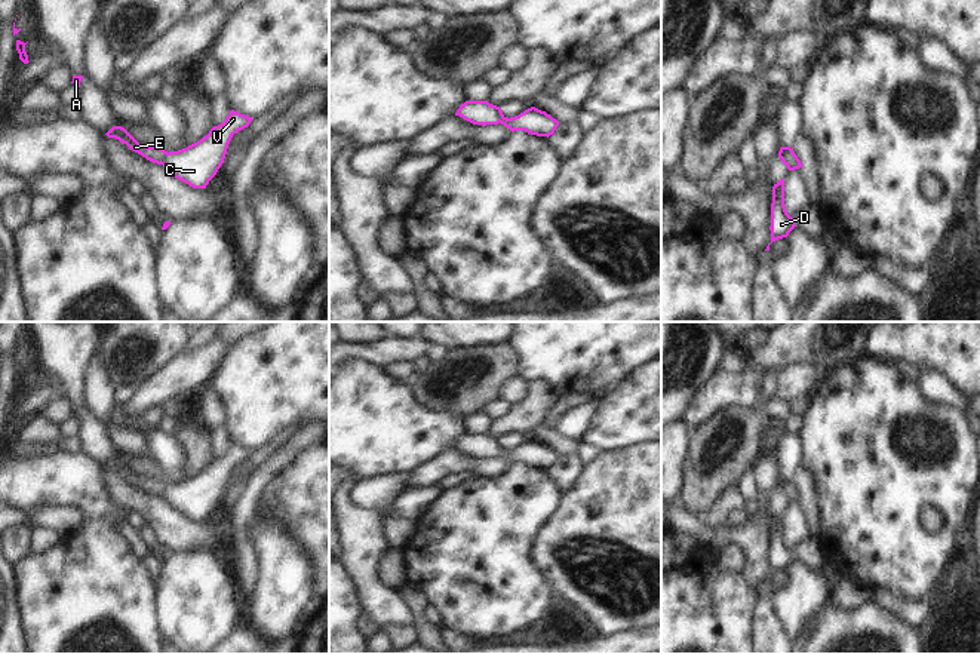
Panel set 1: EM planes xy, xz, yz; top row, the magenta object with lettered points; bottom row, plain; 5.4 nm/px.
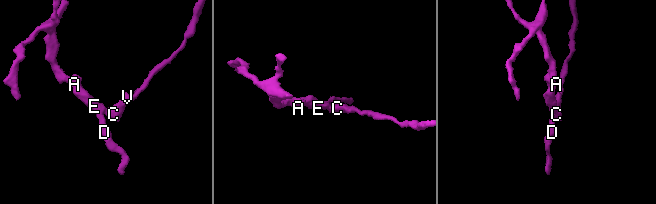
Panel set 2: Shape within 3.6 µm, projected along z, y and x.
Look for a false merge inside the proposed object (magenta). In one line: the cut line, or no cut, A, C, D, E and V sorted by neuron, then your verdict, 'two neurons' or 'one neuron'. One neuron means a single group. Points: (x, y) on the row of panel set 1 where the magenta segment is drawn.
no cut | A C D E V | one neuron

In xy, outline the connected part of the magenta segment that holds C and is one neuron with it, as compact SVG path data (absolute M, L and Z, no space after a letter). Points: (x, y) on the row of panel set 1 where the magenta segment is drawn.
M230 111L227 119L213 126L200 141L178 151L165 151L160 147L139 144L125 128L113 126L105 135L126 144L147 160L162 165L175 178L193 188L206 188L224 163L228 144L234 133L249 126L254 119Z

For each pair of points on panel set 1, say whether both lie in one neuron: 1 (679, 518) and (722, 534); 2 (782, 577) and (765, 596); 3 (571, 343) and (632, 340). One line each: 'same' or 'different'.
1: same
2: same
3: same

